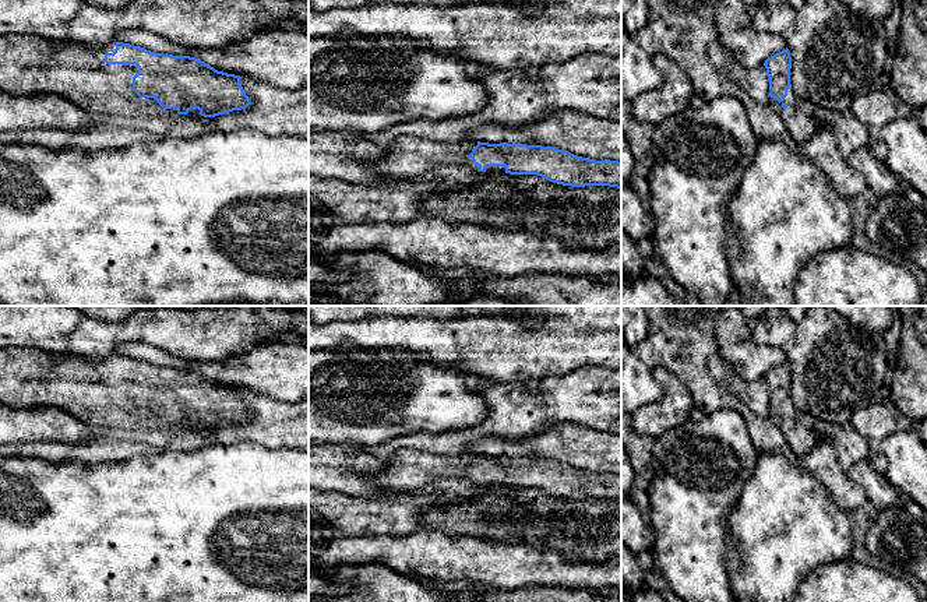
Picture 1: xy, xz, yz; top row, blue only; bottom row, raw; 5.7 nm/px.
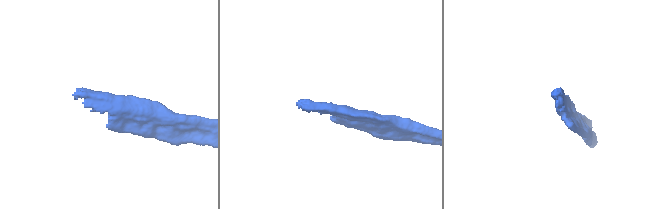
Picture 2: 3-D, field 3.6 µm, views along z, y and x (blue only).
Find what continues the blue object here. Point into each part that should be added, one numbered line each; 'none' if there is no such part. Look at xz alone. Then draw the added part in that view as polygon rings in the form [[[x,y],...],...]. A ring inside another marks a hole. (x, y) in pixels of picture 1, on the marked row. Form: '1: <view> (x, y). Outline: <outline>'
1: xz (405, 157). Outline: [[[401,135],[387,145],[387,154],[371,168],[392,177],[426,176],[437,166],[465,166],[479,172],[468,155],[477,141],[436,142],[431,140]]]

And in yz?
1: yz (800, 126). Outline: [[[792,87],[780,103],[775,98],[766,98],[766,103],[782,119],[786,133],[800,145],[814,135],[817,126],[811,116],[797,108],[797,101]]]

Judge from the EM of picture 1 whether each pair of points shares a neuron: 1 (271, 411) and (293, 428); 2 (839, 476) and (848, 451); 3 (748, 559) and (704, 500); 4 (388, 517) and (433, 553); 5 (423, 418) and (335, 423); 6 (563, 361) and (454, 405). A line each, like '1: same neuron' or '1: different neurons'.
1: same neuron
2: different neurons
3: different neurons
4: different neurons
5: same neuron
6: different neurons

